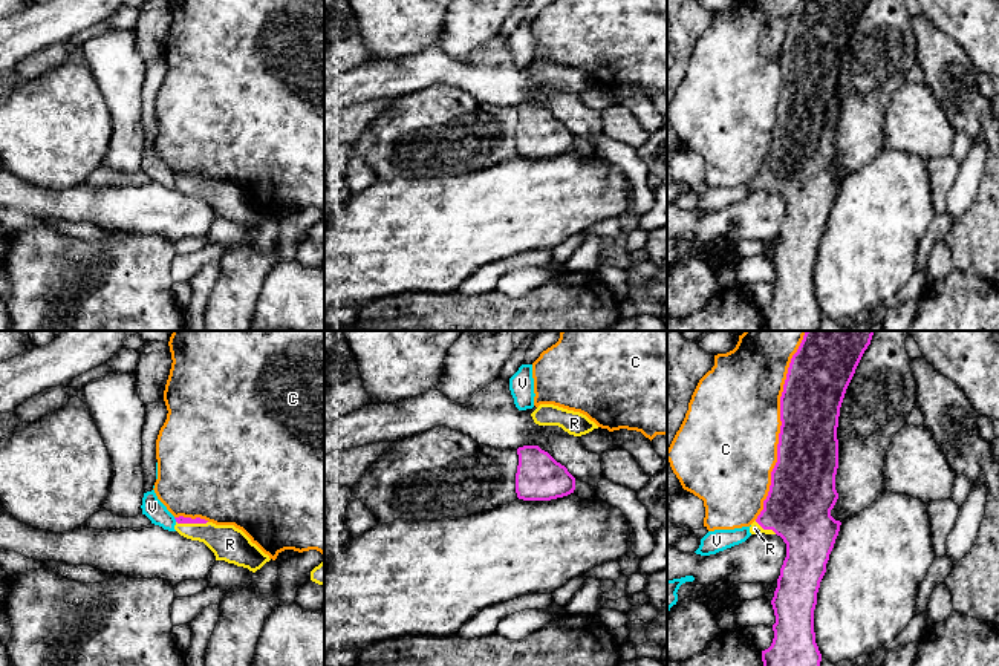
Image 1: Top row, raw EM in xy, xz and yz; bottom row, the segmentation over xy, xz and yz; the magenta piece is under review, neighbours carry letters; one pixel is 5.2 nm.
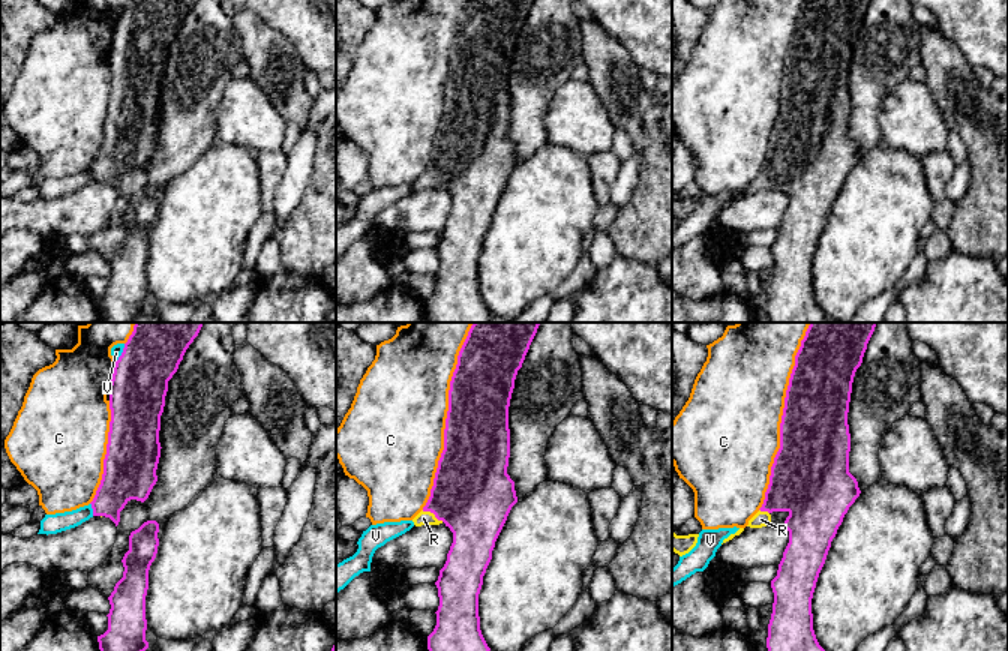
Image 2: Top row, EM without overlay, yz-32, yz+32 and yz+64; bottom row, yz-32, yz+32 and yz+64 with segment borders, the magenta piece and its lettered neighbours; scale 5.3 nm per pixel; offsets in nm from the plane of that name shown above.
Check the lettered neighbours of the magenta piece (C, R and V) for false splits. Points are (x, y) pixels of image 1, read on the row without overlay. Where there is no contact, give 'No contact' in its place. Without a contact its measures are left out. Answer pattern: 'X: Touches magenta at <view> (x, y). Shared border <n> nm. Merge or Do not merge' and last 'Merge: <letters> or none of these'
C: Touches magenta at yz (780, 89). Shared border 950 nm. Do not merge
R: Touches magenta at xy (191, 179). Shared border 170 nm. Merge
V: Touches magenta at xy (175, 175). Shared border 30 nm. Do not merge
Merge: R

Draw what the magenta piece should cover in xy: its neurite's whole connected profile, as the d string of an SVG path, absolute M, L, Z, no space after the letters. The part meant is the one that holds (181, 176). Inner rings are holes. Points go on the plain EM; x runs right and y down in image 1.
M179 173L174 176L174 187L187 196L203 199L214 210L216 217L225 217L252 230L271 217L234 182L216 182L200 175Z

